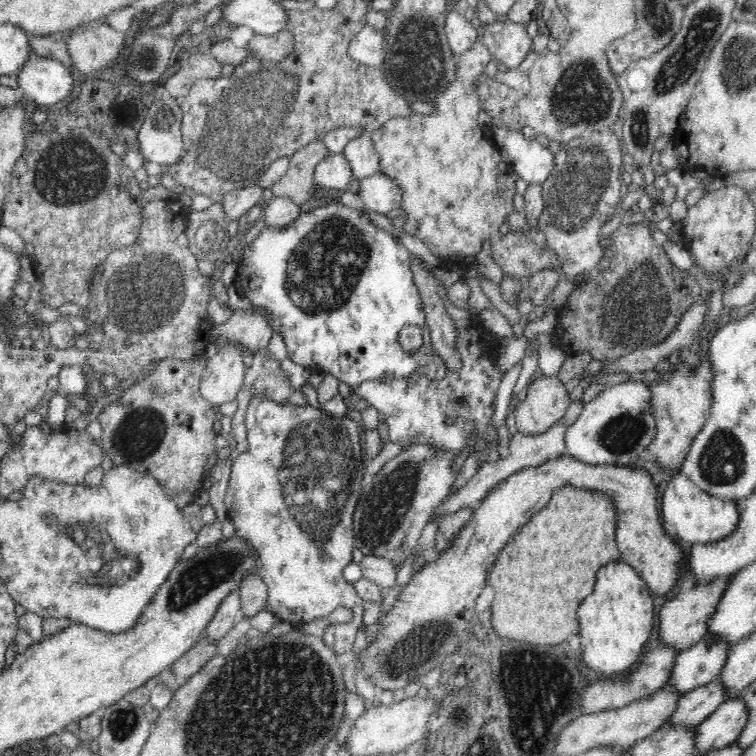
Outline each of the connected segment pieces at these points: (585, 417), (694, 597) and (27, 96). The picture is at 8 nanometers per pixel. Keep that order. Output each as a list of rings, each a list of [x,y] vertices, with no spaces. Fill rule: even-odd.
[[[626,380],[596,394],[566,430],[566,455],[588,464],[632,465],[656,433],[649,400],[648,385],[640,381]]]
[[[731,577],[716,579],[712,583],[707,583],[702,587],[682,588],[673,599],[666,601],[662,610],[658,612],[658,644],[661,647],[670,647],[674,651],[687,651],[694,647],[696,642],[700,642],[706,636],[708,619],[716,610],[720,597],[730,582]]]
[[[32,53],[19,73],[17,92],[28,105],[53,106],[72,90],[71,72],[59,59],[48,59]]]

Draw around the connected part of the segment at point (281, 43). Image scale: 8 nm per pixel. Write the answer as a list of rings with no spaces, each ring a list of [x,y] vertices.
[[[287,29],[272,35],[254,32],[248,49],[265,59],[282,60],[289,52],[292,52],[294,43],[294,37]]]

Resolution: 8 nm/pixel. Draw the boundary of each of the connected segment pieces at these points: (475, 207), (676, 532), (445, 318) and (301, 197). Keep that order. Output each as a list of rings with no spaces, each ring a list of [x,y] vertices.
[[[482,39],[477,40],[470,50],[464,54],[454,56],[456,60],[456,80],[450,81],[443,89],[442,100],[440,96],[433,97],[434,112],[414,118],[389,117],[379,129],[370,132],[376,152],[379,154],[379,171],[394,179],[401,190],[400,218],[404,216],[403,230],[416,236],[428,252],[436,257],[436,264],[440,268],[452,266],[459,268],[461,276],[464,276],[464,268],[477,268],[477,261],[484,252],[488,252],[488,260],[501,268],[503,278],[512,278],[513,282],[530,279],[532,275],[540,271],[551,270],[558,265],[557,272],[562,273],[559,256],[546,245],[545,242],[537,244],[531,239],[526,242],[526,236],[521,231],[509,231],[504,236],[500,232],[500,226],[507,221],[512,212],[516,212],[514,196],[516,196],[516,180],[519,176],[508,164],[498,149],[493,145],[490,127],[480,124],[478,112],[480,108],[480,97],[478,81],[484,75],[485,67],[492,60],[492,53],[483,43]]]
[[[682,473],[669,478],[669,484],[662,496],[663,527],[673,540],[684,540],[690,544],[708,544],[727,537],[736,528],[738,503],[709,495]]]
[[[411,255],[410,268],[419,295],[422,297],[428,328],[430,329],[431,347],[445,362],[448,372],[460,370],[462,360],[456,349],[456,323],[446,311],[444,300],[438,294],[440,282],[436,282],[434,274],[420,266],[420,258]]]
[[[314,139],[306,143],[289,158],[287,172],[272,186],[273,196],[286,196],[296,205],[311,199],[314,169],[328,155],[328,147],[323,140]]]

